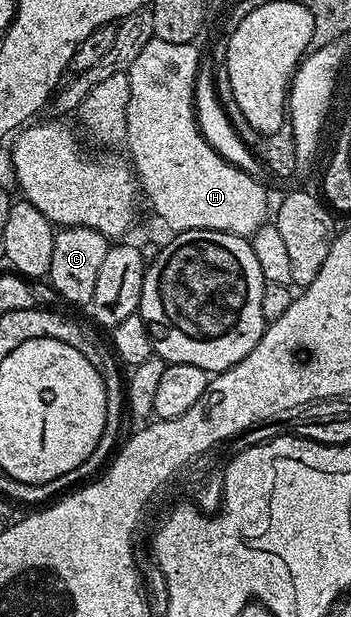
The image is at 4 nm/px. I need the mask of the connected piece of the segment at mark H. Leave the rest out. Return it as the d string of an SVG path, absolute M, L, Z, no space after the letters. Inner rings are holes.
M152 39L128 68L130 78L129 110L126 112L126 148L140 189L149 198L156 214L171 228L172 233L191 229L209 229L252 237L267 216L267 192L260 179L235 168L213 150L199 130L194 111L196 74L201 53L194 43L171 43Z

